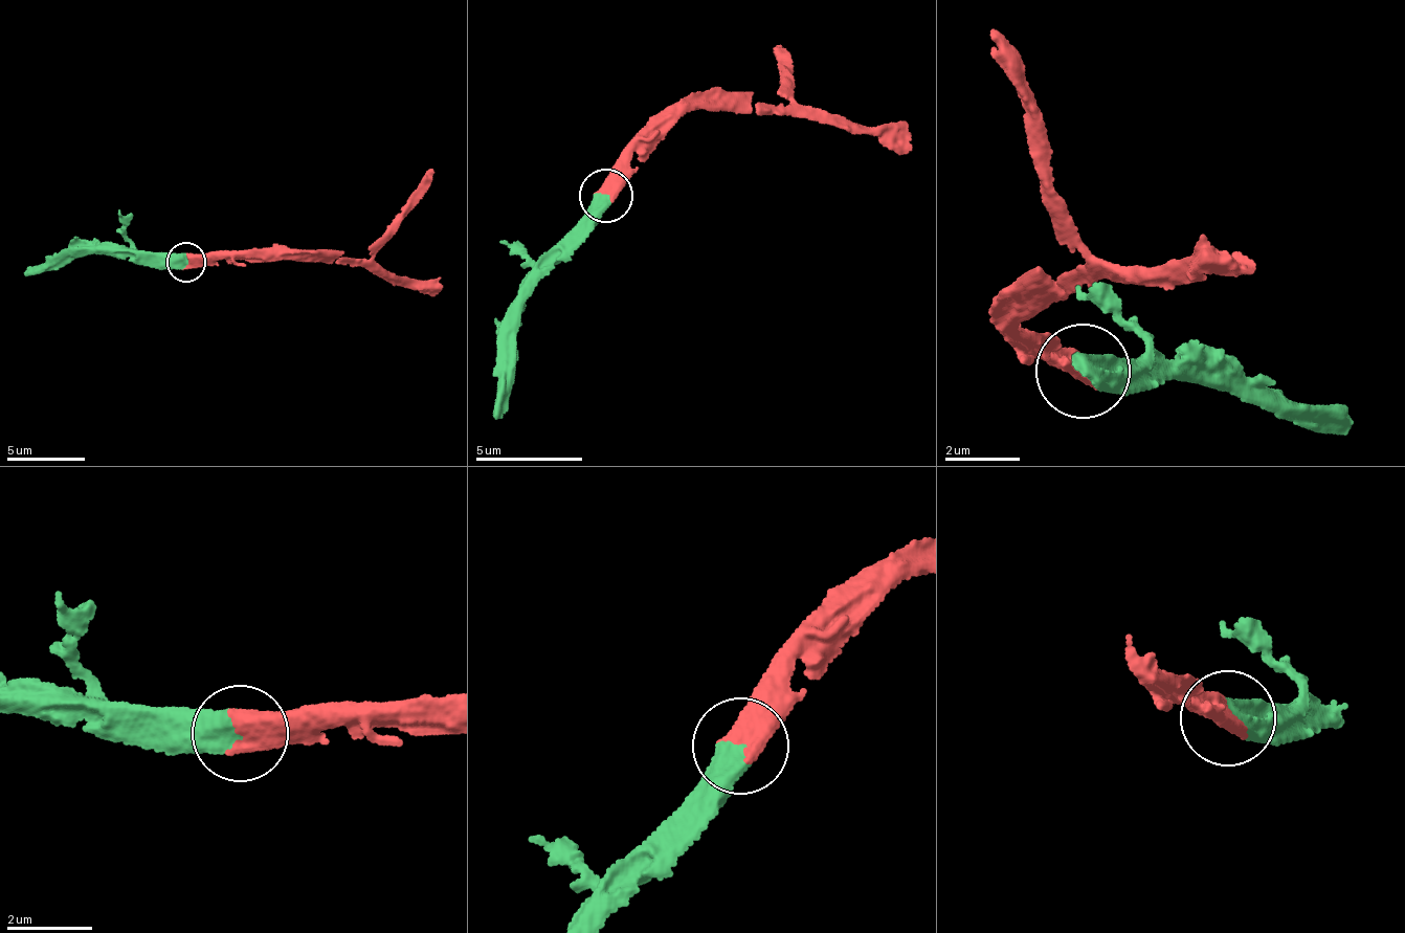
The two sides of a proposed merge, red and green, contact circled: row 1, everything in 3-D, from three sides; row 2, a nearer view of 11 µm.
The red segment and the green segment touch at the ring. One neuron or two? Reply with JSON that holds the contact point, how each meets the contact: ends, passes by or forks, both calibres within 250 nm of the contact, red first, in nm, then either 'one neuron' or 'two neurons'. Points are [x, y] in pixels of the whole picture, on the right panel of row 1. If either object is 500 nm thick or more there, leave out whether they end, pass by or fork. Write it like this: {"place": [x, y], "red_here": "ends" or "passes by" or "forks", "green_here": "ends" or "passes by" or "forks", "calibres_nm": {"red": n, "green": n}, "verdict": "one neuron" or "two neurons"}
{"place": [1083, 371], "calibres_nm": {"red": 600, "green": 550}, "verdict": "one neuron"}

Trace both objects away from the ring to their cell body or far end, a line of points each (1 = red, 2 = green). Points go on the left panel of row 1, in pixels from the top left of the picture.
1: (185, 260), (279, 253), (362, 261), (432, 168)
2: (185, 260), (143, 266), (96, 251), (39, 266), (22, 275)

